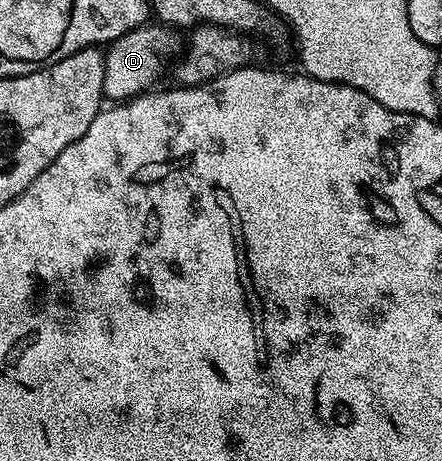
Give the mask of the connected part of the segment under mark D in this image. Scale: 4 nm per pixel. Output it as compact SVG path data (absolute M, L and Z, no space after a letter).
M142 25L128 31L123 37L113 40L105 51L105 76L103 77L104 98L109 101L124 101L134 95L144 95L154 86L161 75L161 70L170 62L169 54L176 52L177 39L168 26Z

